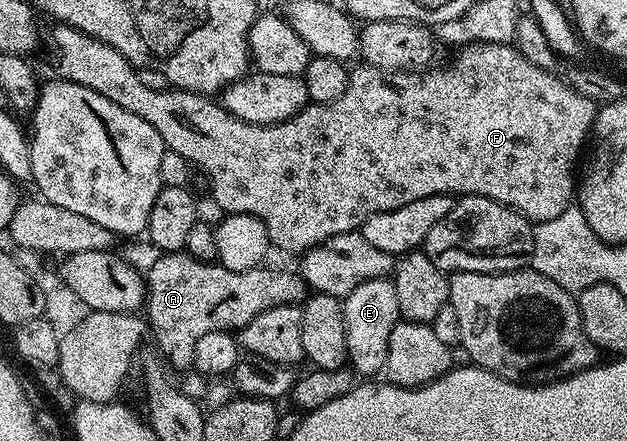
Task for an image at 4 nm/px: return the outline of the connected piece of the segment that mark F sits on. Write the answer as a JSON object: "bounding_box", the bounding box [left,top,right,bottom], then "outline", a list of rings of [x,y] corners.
{"bounding_box":[49,23,598,254],"outline":[[[54,23],[49,32],[49,52],[53,55],[53,64],[57,67],[56,75],[62,80],[70,80],[73,84],[87,86],[95,90],[95,94],[103,94],[115,106],[123,106],[123,110],[131,110],[131,114],[143,118],[163,138],[166,149],[175,154],[183,154],[194,169],[201,168],[203,175],[209,179],[209,192],[213,200],[225,214],[247,214],[259,218],[269,235],[270,245],[274,249],[282,248],[285,252],[303,254],[311,246],[322,244],[327,238],[335,238],[335,234],[355,232],[361,223],[371,214],[379,214],[383,210],[395,210],[399,206],[407,206],[407,202],[419,202],[419,198],[431,198],[435,194],[450,195],[454,198],[462,196],[486,196],[508,208],[516,208],[526,220],[542,224],[551,218],[559,218],[563,210],[567,210],[575,200],[575,172],[573,167],[581,156],[581,147],[586,147],[593,131],[593,119],[597,117],[598,105],[583,94],[573,89],[572,84],[561,80],[553,72],[545,72],[539,66],[531,66],[527,58],[513,44],[478,44],[466,43],[466,48],[453,60],[450,68],[430,67],[419,72],[384,72],[378,68],[360,66],[353,68],[349,74],[347,90],[343,90],[343,98],[330,104],[310,103],[302,112],[289,120],[278,124],[252,124],[243,122],[221,107],[216,99],[200,92],[186,92],[183,88],[170,86],[167,90],[151,90],[139,82],[139,74],[132,64],[119,54],[107,42],[99,42],[79,30],[66,24]]]}

